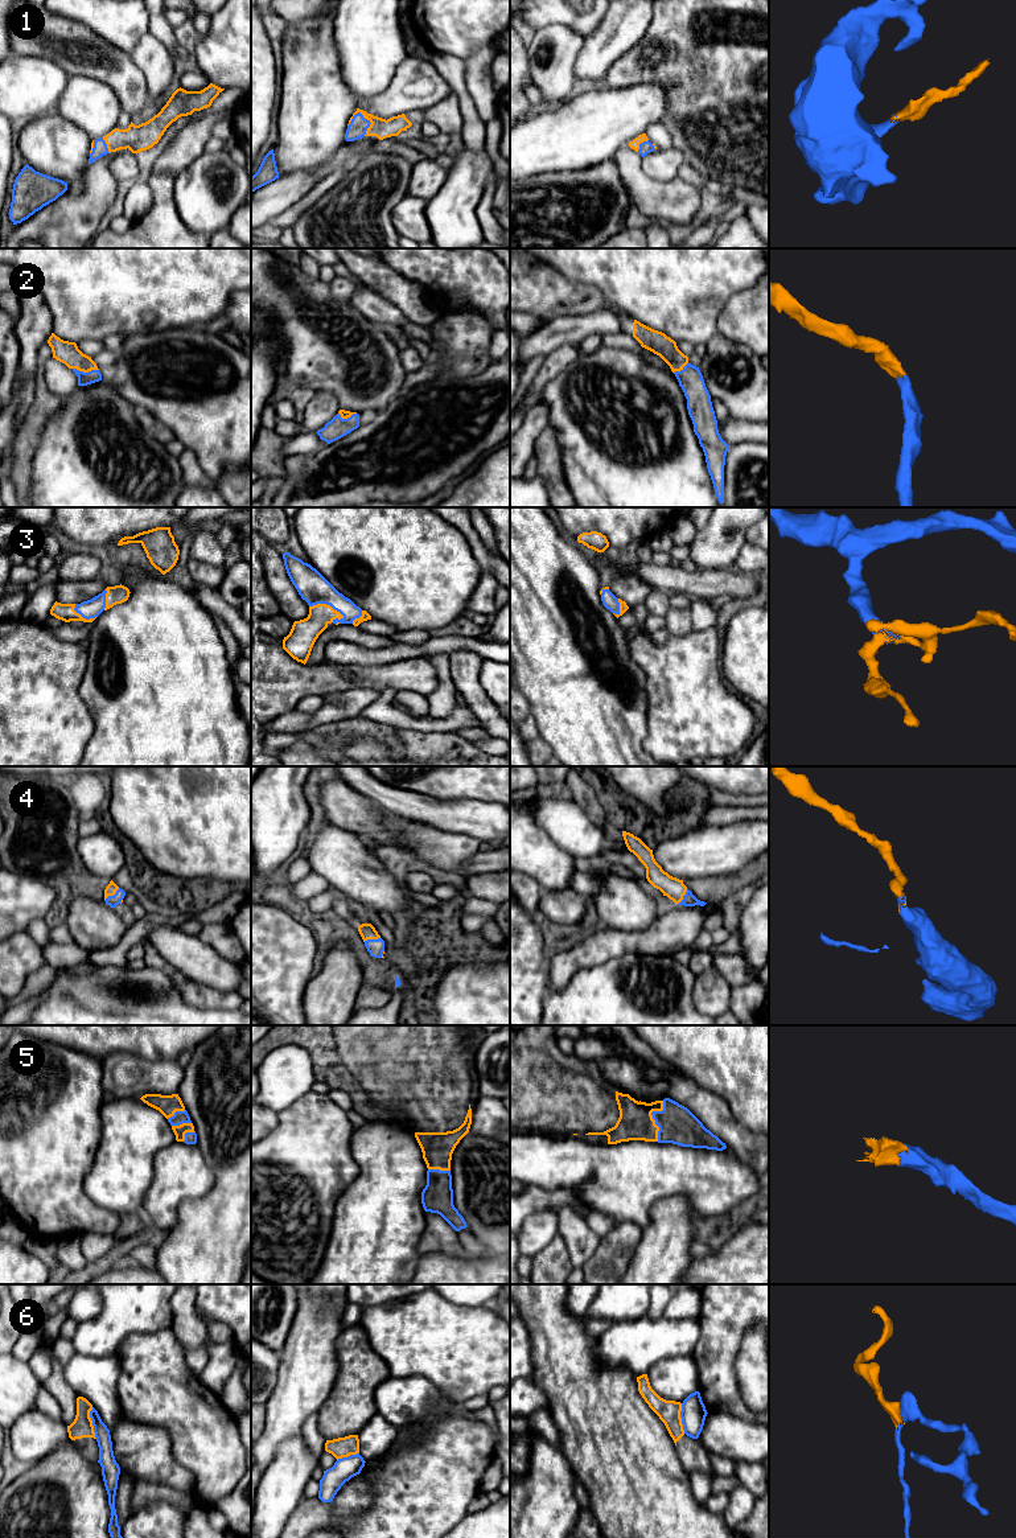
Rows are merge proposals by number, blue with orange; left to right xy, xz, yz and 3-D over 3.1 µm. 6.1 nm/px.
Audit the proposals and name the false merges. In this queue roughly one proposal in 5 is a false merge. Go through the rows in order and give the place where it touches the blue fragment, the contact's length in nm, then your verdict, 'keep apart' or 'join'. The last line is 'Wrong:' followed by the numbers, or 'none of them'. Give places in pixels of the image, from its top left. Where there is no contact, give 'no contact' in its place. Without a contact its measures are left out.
1: meets blue in xz at (370, 123); contact 160 nm long; join
2: meets blue in xy at (86, 373); contact 160 nm long; join
3: meets blue in xz at (326, 604); contact 220 nm long; join
4: meets blue in xy at (111, 896); contact 120 nm long; join
5: meets blue in yz at (653, 1118); contact 260 nm long; join
6: meets blue in xy at (93, 1423); contact 190 nm long; keep apart
Wrong: 6

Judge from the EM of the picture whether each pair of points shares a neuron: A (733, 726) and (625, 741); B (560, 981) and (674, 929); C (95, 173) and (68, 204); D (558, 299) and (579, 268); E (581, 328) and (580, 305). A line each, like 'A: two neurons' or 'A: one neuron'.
A: two neurons
B: one neuron
C: one neuron
D: two neurons
E: two neurons

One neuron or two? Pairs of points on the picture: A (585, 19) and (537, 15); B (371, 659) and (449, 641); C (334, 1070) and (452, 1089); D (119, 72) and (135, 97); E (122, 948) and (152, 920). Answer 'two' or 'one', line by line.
A: one
B: one
C: one
D: one
E: one

